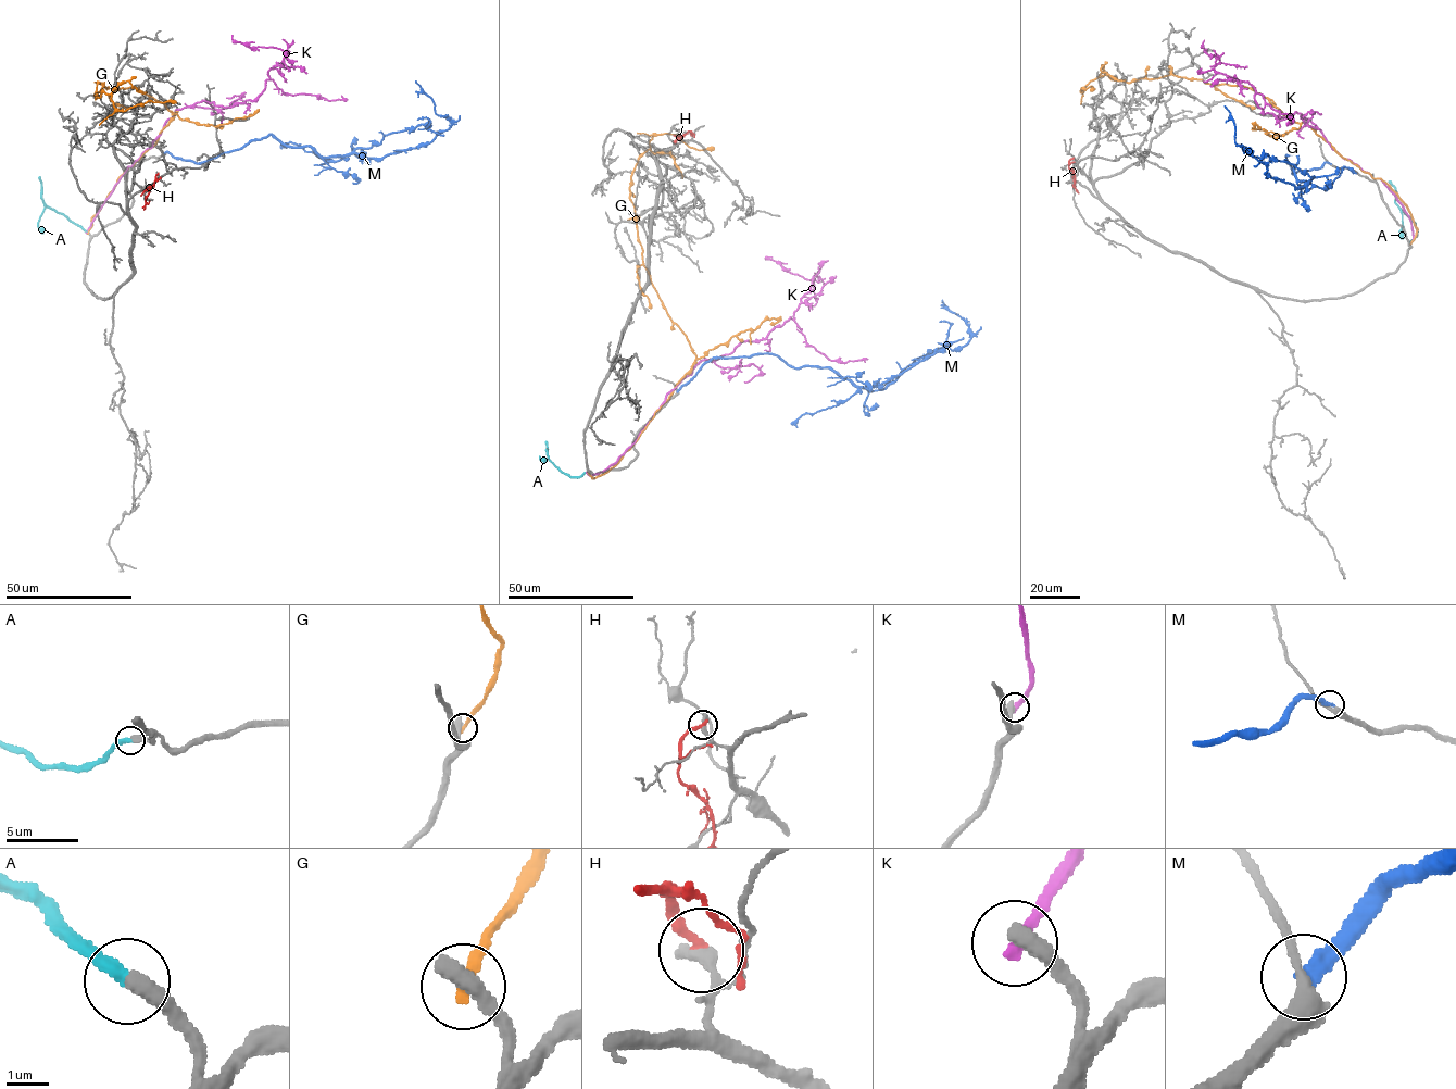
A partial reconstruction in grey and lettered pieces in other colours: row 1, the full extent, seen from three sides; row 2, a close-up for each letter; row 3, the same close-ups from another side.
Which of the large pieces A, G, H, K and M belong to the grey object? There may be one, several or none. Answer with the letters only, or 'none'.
A

